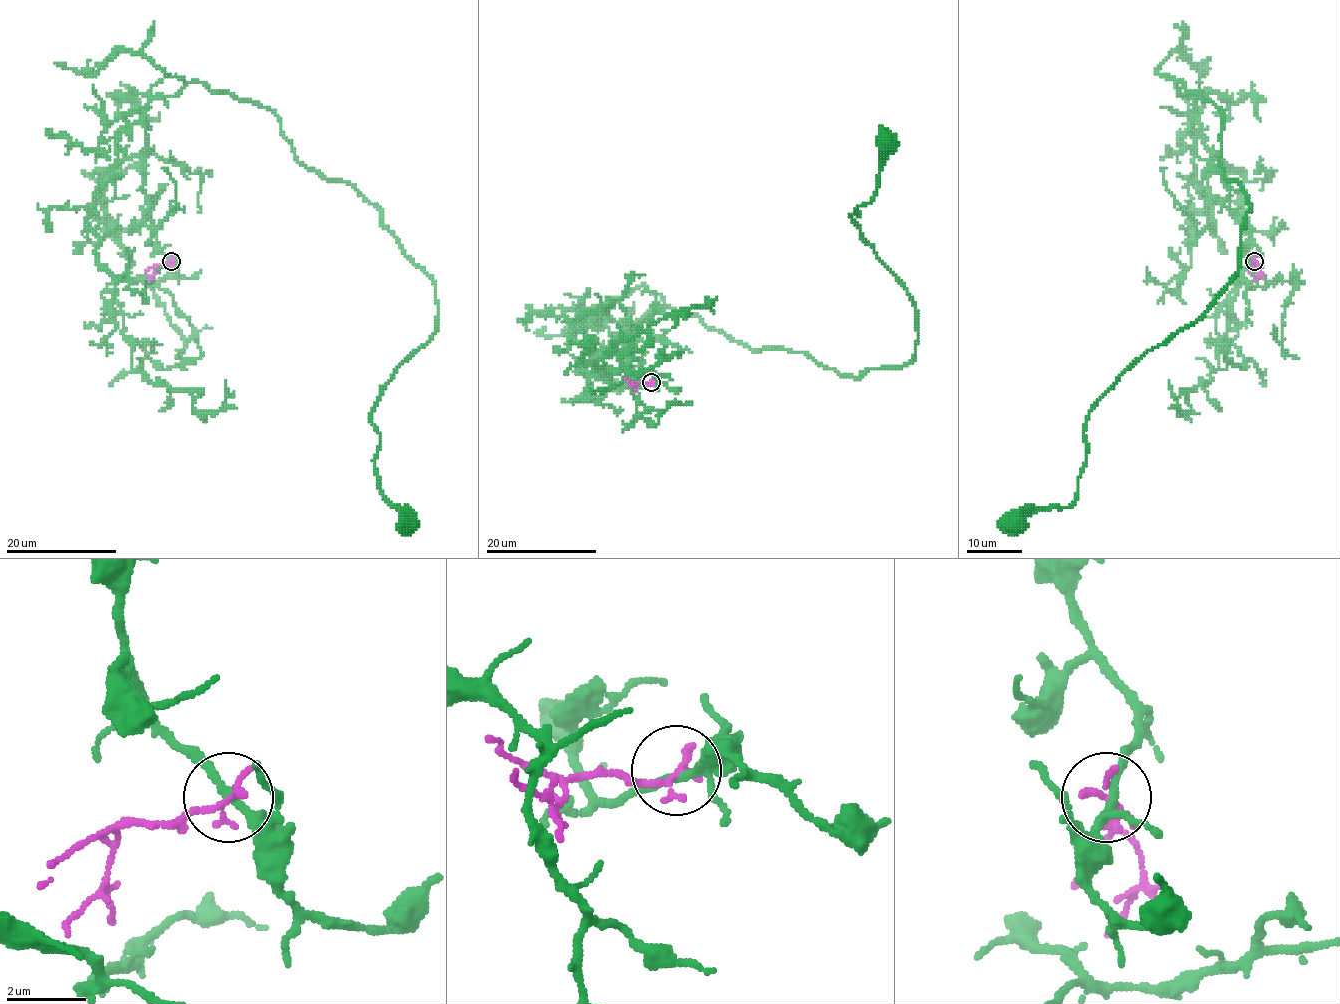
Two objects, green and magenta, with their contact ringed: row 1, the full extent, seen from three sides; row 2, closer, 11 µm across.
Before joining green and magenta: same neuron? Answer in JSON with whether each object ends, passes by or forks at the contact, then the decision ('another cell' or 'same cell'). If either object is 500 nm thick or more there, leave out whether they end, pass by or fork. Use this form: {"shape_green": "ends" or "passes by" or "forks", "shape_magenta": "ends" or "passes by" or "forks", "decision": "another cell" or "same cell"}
{"shape_green": "forks", "shape_magenta": "ends", "decision": "another cell"}

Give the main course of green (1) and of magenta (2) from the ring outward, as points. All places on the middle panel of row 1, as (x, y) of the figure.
1: (651, 383), (629, 366), (626, 324), (666, 306), (841, 375), (912, 360), (914, 303), (851, 217), (890, 146)
2: (651, 382), (638, 383), (634, 387), (629, 382)

